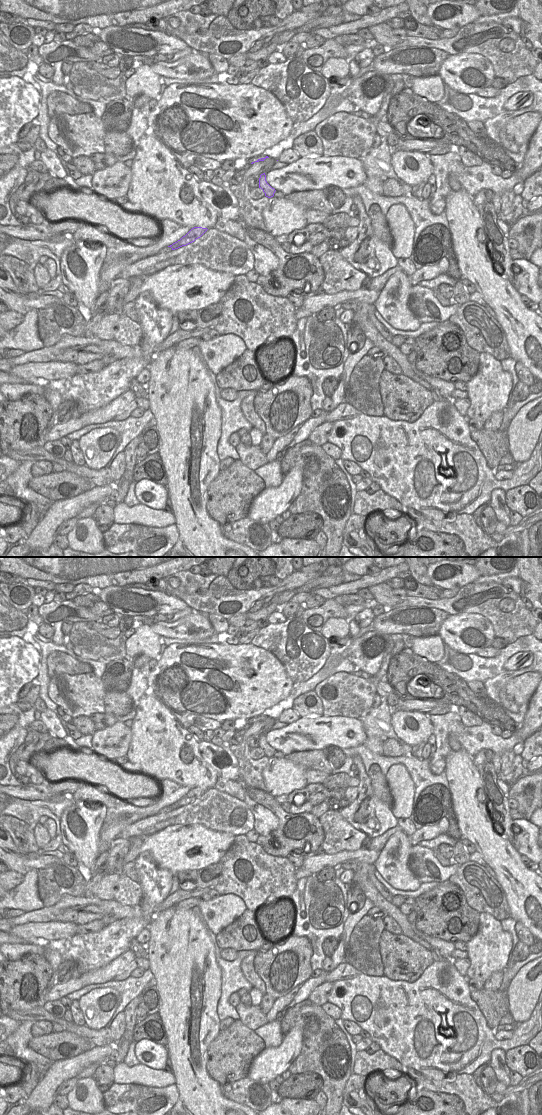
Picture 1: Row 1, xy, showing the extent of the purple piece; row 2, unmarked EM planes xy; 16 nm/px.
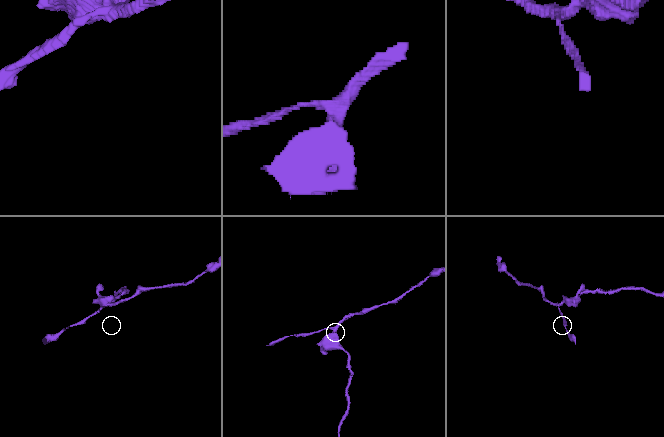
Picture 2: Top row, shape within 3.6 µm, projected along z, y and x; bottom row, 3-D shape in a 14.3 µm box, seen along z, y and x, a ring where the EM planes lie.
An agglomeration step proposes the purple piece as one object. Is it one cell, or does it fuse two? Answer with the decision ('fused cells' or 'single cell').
fused cells

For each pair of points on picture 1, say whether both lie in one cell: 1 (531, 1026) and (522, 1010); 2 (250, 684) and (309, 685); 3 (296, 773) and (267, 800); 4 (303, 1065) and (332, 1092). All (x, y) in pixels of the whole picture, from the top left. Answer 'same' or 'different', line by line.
1: different
2: different
3: different
4: same

